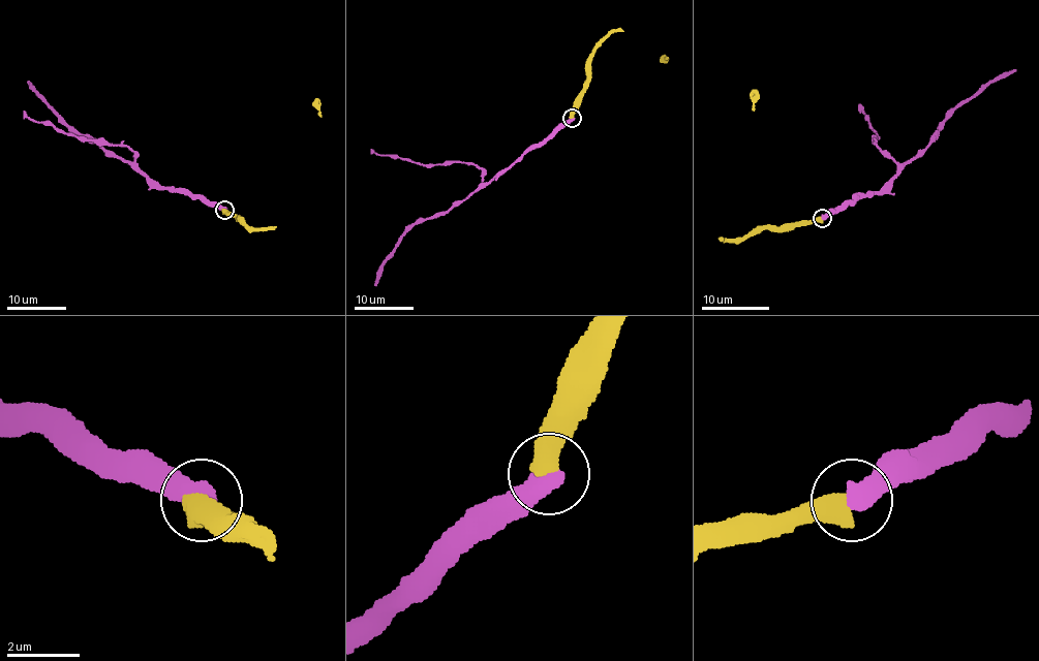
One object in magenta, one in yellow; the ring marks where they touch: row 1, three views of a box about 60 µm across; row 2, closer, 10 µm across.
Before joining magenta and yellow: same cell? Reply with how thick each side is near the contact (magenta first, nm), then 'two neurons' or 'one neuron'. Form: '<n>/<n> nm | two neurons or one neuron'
600/650 nm | one neuron

